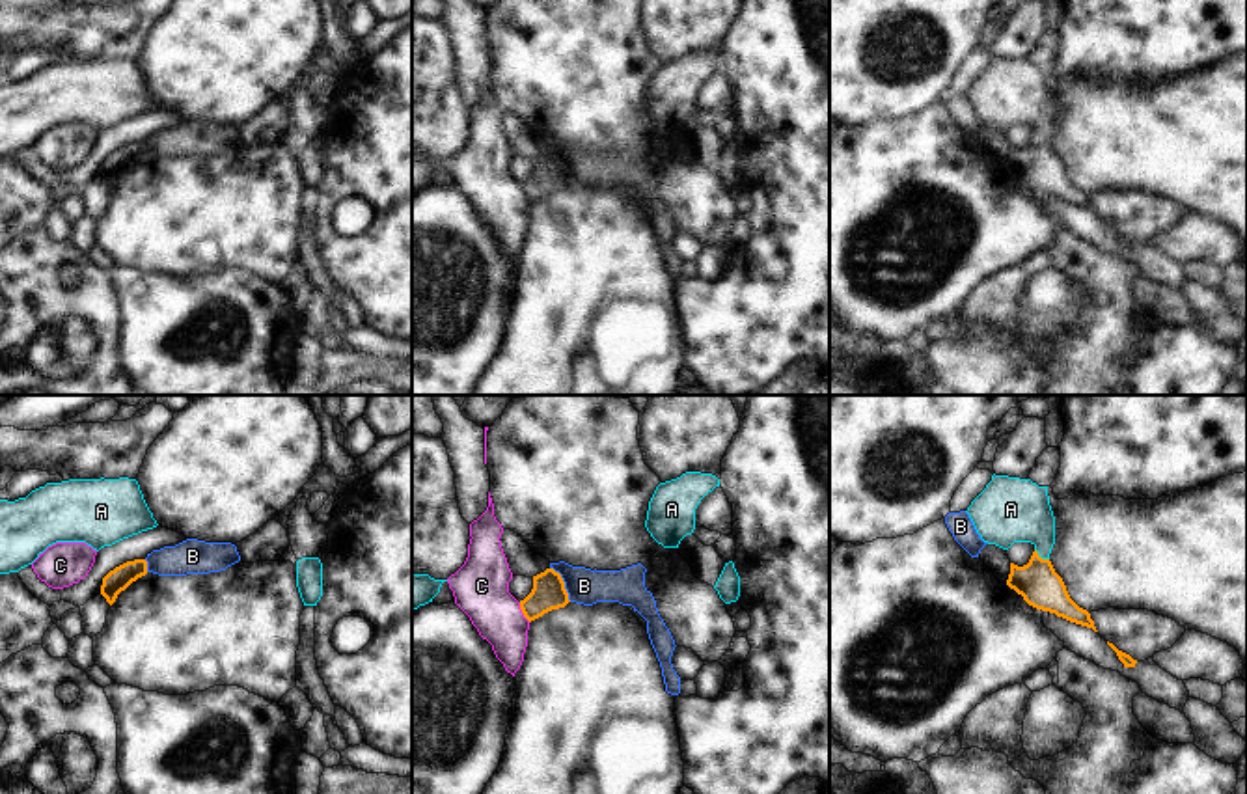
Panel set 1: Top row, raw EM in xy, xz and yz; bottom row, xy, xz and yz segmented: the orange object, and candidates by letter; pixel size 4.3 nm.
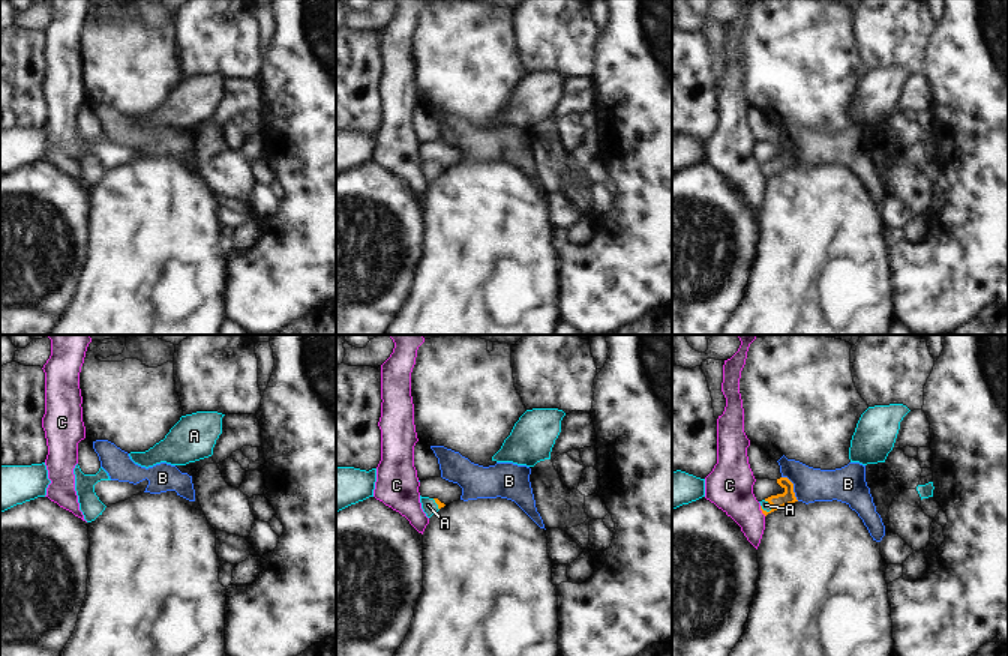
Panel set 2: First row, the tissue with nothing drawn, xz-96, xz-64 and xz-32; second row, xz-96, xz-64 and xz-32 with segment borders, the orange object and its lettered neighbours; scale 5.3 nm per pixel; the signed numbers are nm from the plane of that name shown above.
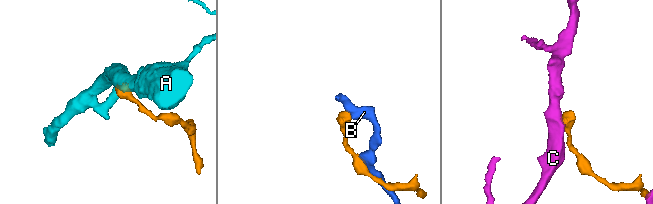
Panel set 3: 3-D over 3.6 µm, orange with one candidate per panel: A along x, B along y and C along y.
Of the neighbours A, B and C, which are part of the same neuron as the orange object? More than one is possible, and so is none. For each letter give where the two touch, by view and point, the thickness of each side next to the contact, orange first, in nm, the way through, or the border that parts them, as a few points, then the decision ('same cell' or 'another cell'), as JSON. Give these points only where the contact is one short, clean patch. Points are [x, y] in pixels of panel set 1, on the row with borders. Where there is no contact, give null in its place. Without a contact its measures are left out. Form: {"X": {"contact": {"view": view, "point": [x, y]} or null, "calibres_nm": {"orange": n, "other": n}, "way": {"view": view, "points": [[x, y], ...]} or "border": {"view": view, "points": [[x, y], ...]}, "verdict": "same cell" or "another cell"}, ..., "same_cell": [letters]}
{"A": {"contact": {"view": "yz", "point": [1039, 556]}, "calibres_nm": {"orange": 180, "other": 280}, "way": {"view": "yz", "points": [[1039, 584], [1039, 556], [1039, 537], [1011, 509]]}, "verdict": "same cell"}, "B": {"contact": {"view": "xz", "point": [563, 584]}, "calibres_nm": {"orange": 150, "other": 160}, "verdict": "another cell"}, "C": {"contact": {"view": "xz", "point": [522, 612]}, "calibres_nm": {"orange": 150, "other": 240}, "verdict": "another cell"}, "same_cell": ["A"]}

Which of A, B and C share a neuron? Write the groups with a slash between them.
A / B / C

